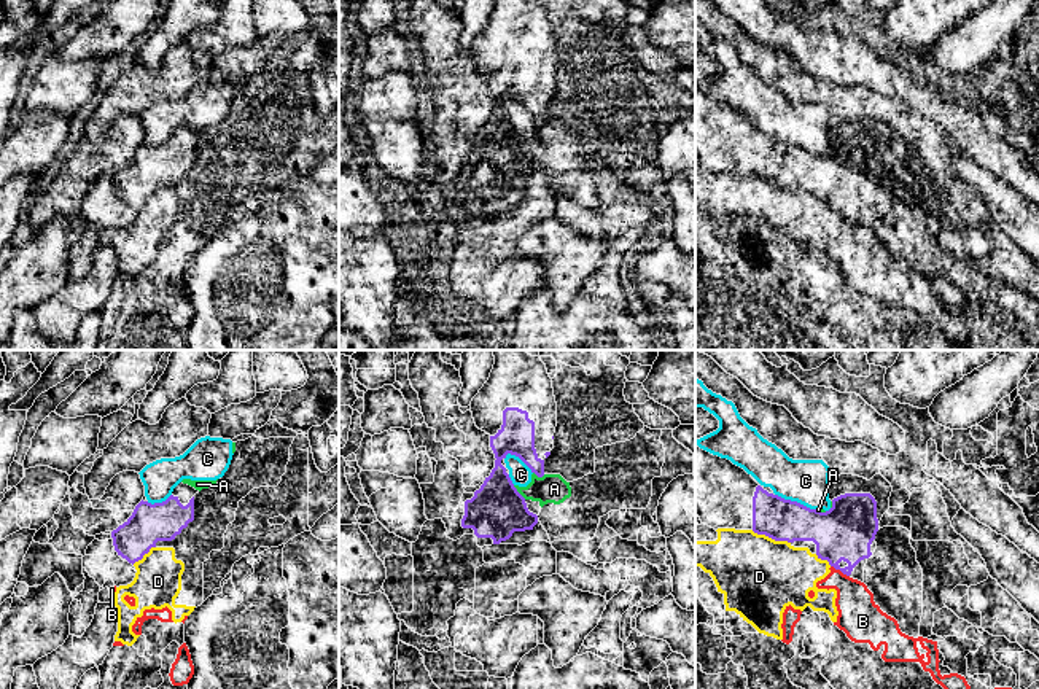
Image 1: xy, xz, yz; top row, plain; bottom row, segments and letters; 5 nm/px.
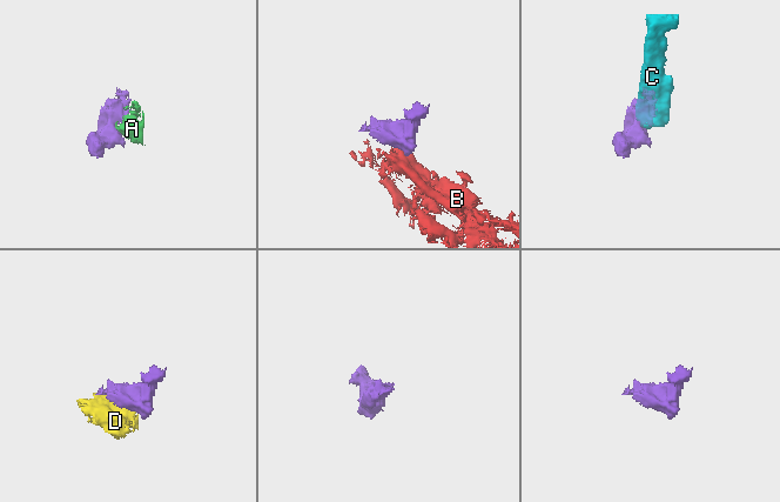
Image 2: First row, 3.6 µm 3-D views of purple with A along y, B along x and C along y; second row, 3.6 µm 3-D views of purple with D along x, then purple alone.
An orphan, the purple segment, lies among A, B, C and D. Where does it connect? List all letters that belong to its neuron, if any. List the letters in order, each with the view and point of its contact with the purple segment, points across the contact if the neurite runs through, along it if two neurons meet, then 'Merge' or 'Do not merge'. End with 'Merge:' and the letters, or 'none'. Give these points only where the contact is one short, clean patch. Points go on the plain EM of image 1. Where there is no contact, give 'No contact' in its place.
A: Touches purple at xz (517, 136). Boundary: xz (513, 129), (525, 142). Do not merge
B: Touches purple at yz (840, 214). Boundary: yz (831, 209), (848, 220). Do not merge
C: Touches purple at yz (796, 145). Boundary: yz (775, 137), (817, 155). Do not merge
D: Touches purple at yz (770, 180). Do not merge
Merge: none

